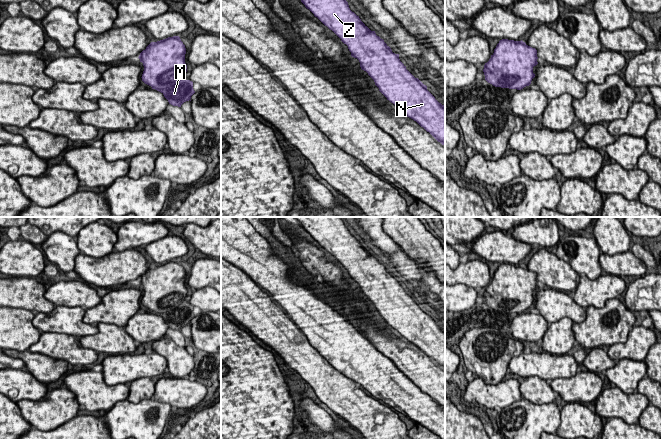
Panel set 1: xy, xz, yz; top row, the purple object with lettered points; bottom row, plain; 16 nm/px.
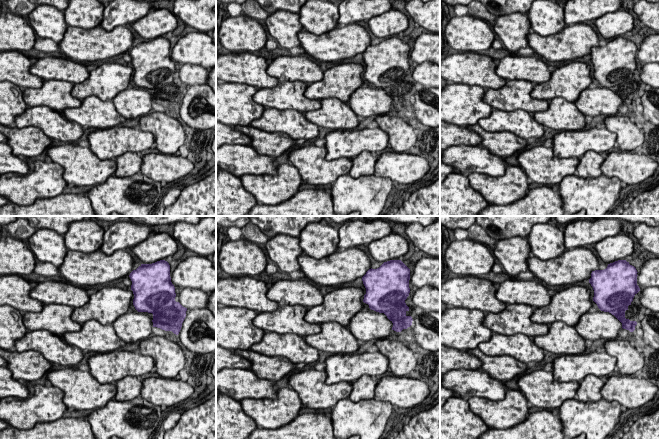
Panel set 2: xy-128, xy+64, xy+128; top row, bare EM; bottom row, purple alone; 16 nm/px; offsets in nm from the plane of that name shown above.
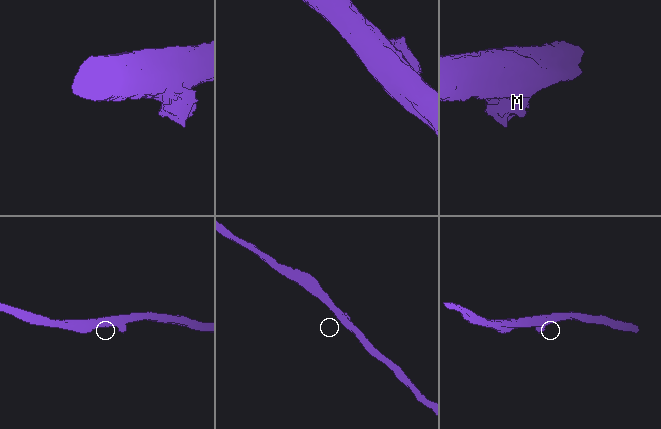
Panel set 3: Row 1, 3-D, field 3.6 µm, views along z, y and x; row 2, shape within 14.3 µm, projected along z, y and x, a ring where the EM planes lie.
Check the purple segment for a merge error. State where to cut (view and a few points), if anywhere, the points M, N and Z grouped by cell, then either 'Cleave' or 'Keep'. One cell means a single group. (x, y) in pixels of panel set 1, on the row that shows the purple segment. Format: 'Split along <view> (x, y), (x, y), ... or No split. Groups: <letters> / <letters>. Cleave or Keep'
No split. Groups: M N Z. Keep

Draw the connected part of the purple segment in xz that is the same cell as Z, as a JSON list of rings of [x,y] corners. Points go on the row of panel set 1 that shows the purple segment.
[[[301,0],[301,2],[348,46],[351,56],[359,60],[361,69],[374,80],[387,100],[445,146],[445,106],[435,99],[426,85],[406,69],[399,59],[399,54],[393,53],[384,40],[350,10],[348,2],[346,0]]]

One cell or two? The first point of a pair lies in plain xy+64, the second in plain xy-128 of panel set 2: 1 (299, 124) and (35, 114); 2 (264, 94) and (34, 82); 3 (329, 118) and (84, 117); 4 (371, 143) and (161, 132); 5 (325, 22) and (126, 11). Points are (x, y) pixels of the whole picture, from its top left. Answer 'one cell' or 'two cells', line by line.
1: one cell
2: two cells
3: one cell
4: two cells
5: two cells

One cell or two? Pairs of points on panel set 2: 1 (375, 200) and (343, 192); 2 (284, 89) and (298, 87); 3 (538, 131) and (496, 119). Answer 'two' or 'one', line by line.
1: one
2: one
3: one

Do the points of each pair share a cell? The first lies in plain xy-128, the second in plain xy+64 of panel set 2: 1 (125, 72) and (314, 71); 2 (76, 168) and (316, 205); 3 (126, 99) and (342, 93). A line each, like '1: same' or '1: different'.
1: different
2: different
3: different

